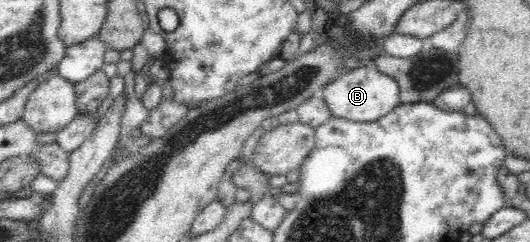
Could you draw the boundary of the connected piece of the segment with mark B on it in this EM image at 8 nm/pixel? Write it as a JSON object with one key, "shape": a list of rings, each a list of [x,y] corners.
{"shape":[[[356,68],[341,74],[324,86],[322,98],[332,117],[346,118],[354,122],[374,122],[398,105],[398,85],[376,68]]]}

